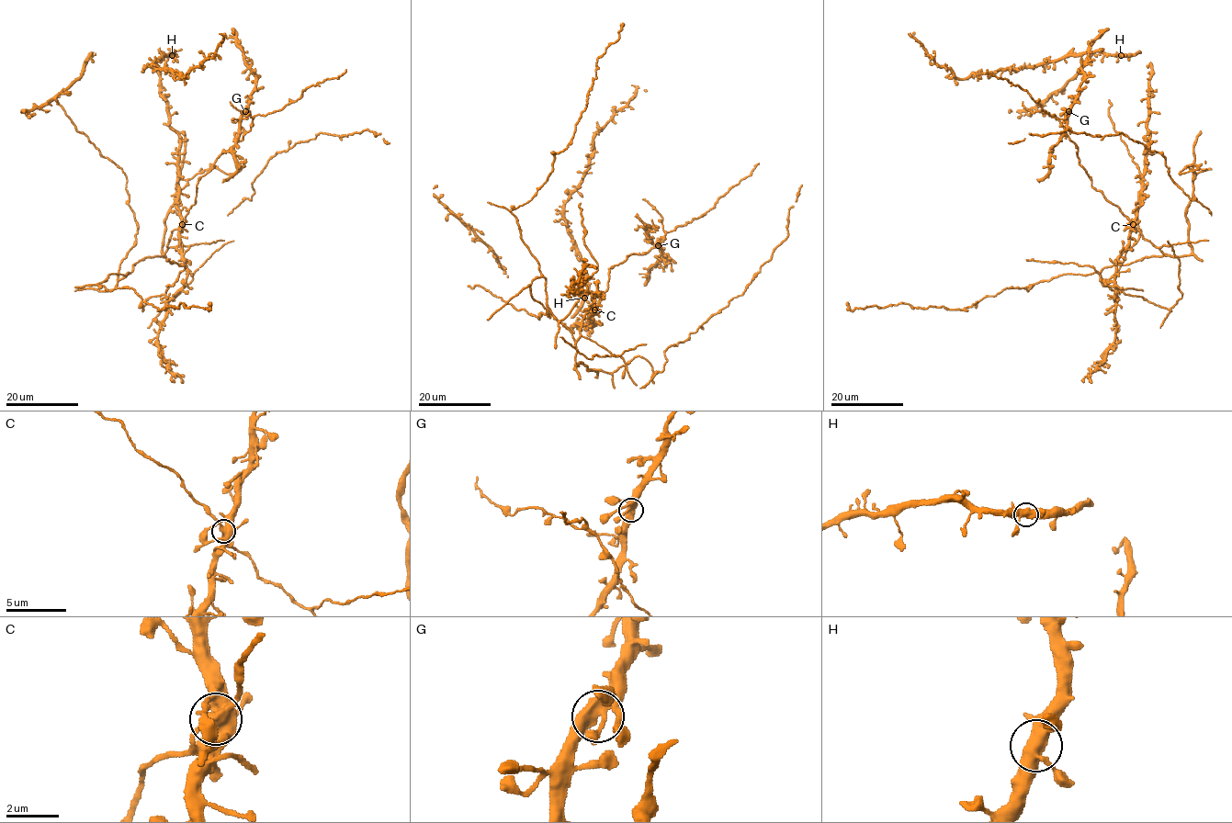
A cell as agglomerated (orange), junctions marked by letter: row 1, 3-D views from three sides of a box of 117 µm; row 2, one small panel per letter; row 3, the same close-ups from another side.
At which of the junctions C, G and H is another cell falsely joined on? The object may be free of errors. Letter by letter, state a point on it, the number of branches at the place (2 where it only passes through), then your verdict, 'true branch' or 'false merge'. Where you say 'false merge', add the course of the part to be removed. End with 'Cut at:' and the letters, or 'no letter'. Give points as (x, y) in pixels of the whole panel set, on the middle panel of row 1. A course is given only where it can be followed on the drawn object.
C: at (594, 310); 5 branches meet; true branch
G: at (658, 245); 5 branches meet; true branch
H: at (584, 298); 5 branches meet; true branch
Cut at: no letter

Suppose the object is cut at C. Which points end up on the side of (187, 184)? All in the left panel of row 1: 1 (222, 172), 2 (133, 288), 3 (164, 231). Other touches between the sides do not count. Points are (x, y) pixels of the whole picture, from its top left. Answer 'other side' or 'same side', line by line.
1: same side
2: other side
3: same side

